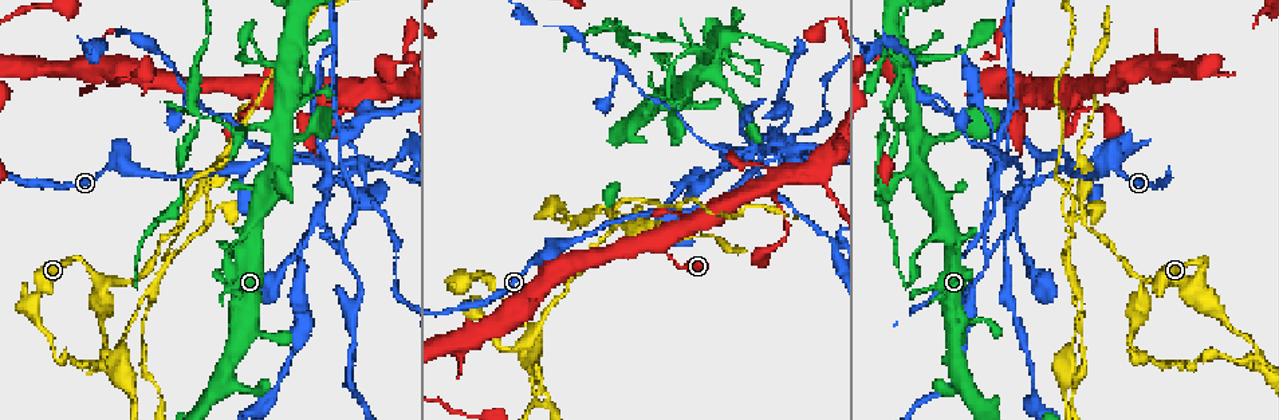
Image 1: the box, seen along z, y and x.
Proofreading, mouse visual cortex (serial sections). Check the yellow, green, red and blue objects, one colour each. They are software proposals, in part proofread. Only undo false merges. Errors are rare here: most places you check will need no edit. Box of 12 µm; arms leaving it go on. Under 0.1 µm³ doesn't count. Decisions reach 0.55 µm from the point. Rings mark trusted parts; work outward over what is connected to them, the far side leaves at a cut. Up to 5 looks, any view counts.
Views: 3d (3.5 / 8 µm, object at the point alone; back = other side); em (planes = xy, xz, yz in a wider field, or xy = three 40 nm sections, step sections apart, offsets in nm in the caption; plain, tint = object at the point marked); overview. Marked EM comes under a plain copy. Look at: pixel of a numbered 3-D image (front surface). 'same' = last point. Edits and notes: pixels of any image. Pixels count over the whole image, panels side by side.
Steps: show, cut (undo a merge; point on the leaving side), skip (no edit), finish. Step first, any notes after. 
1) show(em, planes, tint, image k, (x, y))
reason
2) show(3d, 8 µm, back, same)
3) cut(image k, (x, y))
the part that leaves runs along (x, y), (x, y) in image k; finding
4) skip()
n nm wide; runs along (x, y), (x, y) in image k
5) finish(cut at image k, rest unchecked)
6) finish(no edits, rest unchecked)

show(3d, 3.5 µm, image 1, (251, 128))
sudden change in width

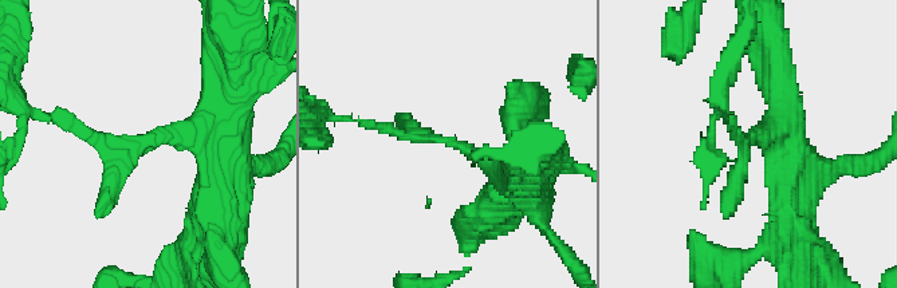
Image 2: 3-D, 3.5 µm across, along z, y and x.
skip()
continuous, no second cell

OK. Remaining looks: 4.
show(3d, 8 µm, image 1, (97, 279))
abrupt turn

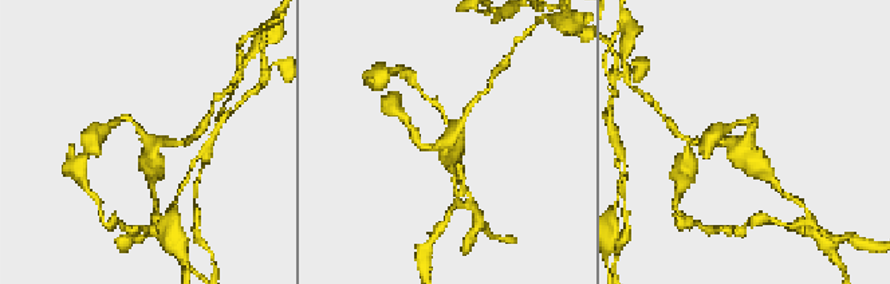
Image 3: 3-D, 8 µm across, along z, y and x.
show(3d, 3.5 µm, image 3, (451, 141))

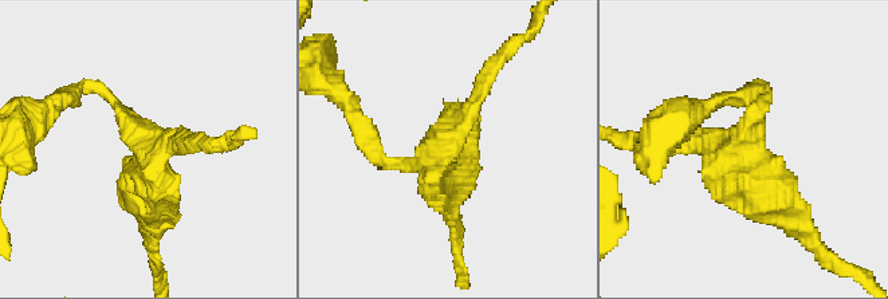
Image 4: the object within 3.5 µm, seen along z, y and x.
show(em, xy, step 5, tint, image 4, (444, 144))

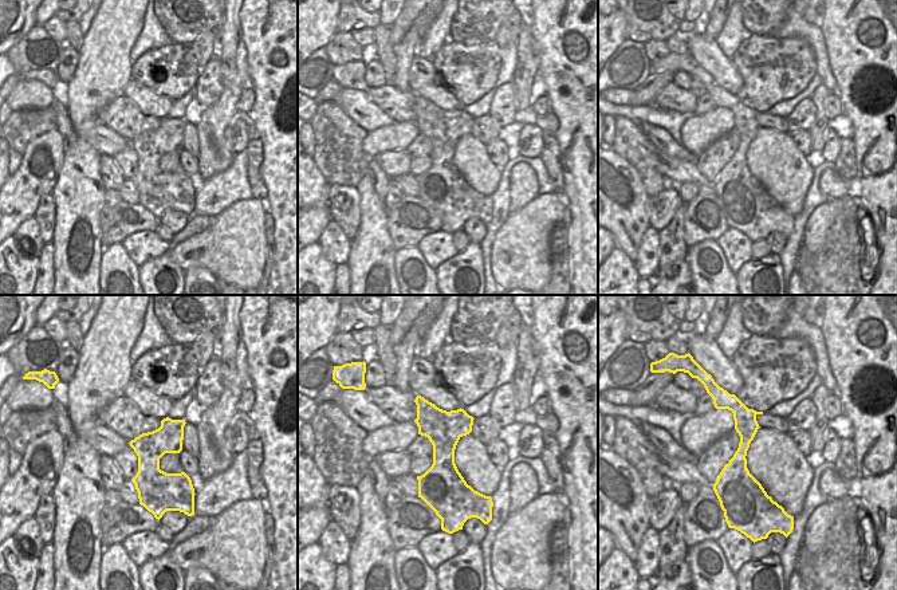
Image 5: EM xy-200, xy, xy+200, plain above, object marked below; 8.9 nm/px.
skip()
runs along (726, 397), (744, 417), (742, 499) in image 5; continuous, no second cell

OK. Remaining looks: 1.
finish(no edits, rest unchecked)

